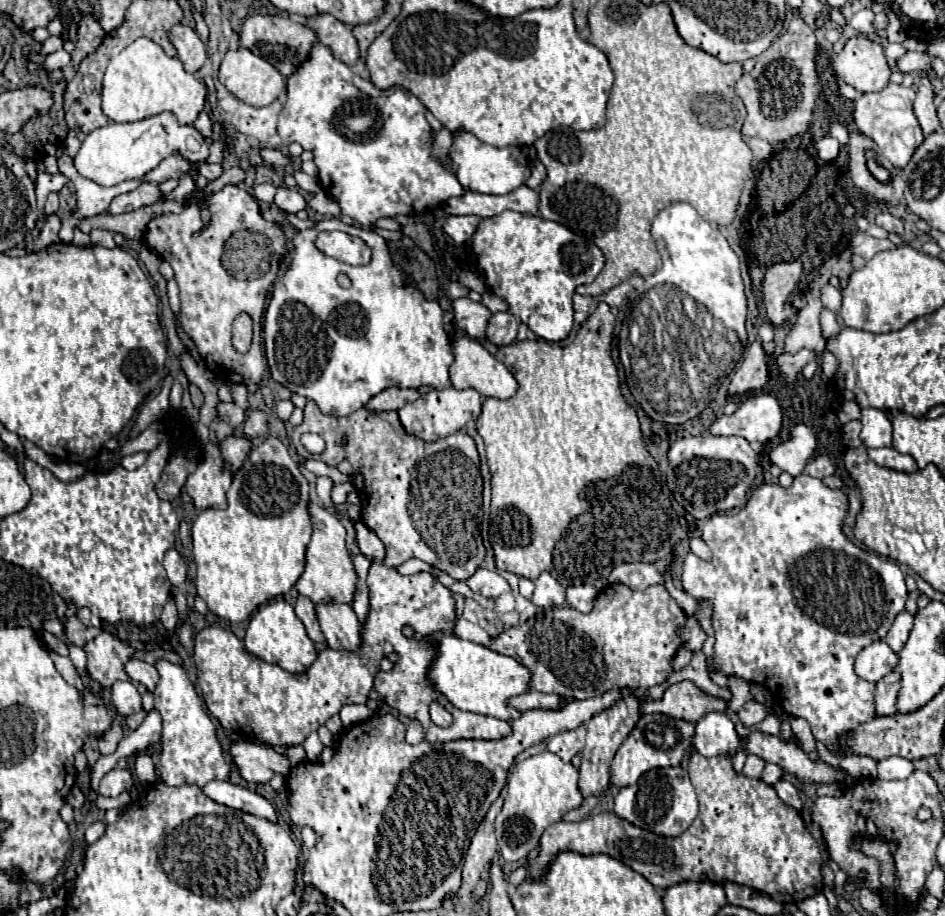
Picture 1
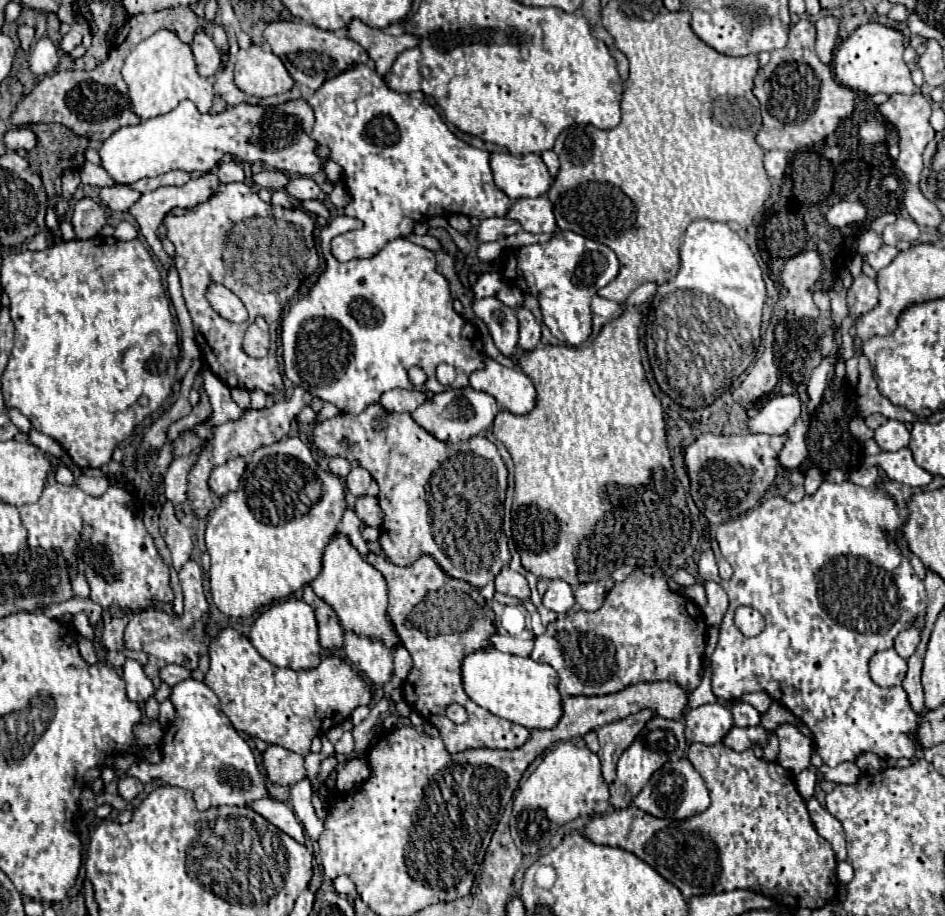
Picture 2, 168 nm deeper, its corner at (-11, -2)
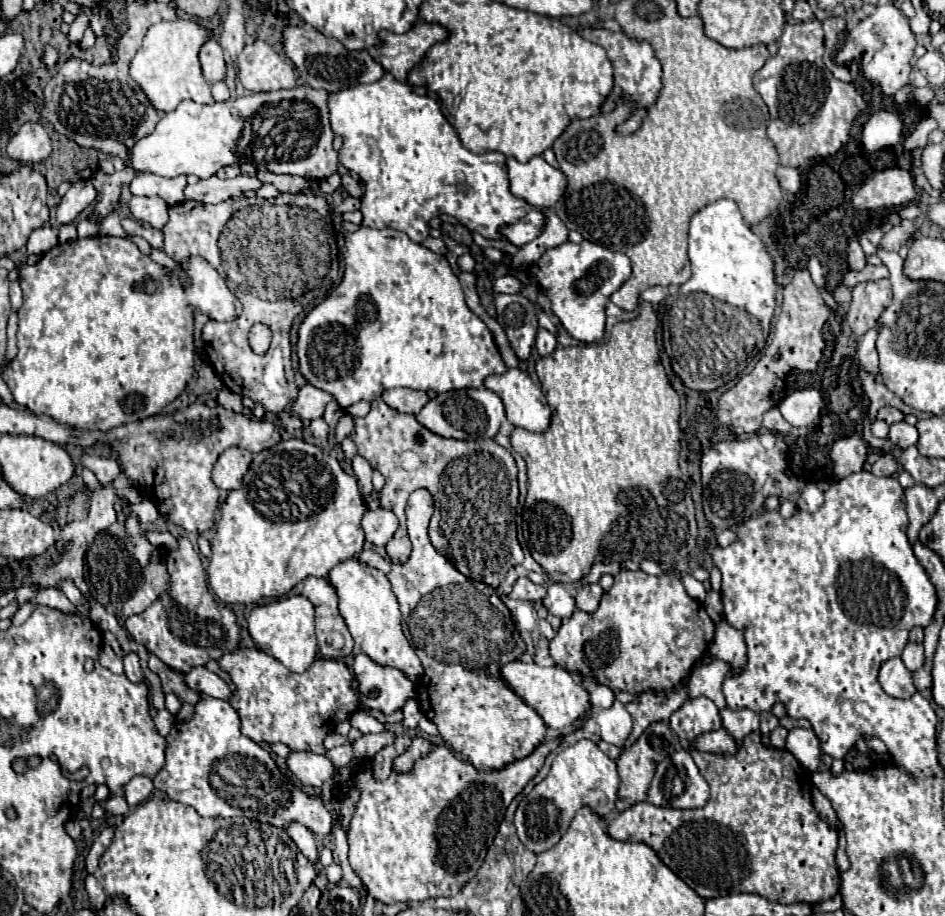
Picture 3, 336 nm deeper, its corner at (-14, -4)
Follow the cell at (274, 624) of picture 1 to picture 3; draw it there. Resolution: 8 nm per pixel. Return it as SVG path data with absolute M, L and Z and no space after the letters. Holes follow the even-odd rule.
M290 596L264 606L256 606L248 618L248 630L256 648L274 656L292 672L304 672L316 660L318 642L314 628L314 606L304 596Z

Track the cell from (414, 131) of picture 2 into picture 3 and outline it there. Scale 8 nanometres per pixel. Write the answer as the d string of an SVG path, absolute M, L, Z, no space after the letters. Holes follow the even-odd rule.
M388 72L374 84L358 84L354 88L328 94L328 108L332 132L344 140L344 146L338 152L340 164L350 172L356 172L366 186L360 208L364 214L364 226L378 230L394 228L406 232L414 242L422 242L428 238L430 218L450 214L468 230L476 230L490 240L500 240L500 226L514 224L530 212L530 204L512 196L508 190L506 156L502 152L474 154L466 150L454 128L444 118L438 102L430 96L418 96L410 84L394 80Z

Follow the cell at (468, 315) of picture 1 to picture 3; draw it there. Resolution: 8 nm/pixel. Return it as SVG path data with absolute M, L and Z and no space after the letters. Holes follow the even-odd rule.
M502 294L494 298L496 320L504 328L514 354L526 360L534 346L536 336L536 306L520 294Z

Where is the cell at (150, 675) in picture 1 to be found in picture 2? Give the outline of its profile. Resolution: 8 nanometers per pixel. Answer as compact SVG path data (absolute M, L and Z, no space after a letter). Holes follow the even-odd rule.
M165 666L159 670L159 676L163 682L167 682L169 686L175 686L187 678L191 678L191 670L183 668L183 666Z

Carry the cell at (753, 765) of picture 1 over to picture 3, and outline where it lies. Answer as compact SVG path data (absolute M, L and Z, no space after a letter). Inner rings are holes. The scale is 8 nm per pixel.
M784 726L774 728L772 734L770 734L770 746L782 750L782 748L784 748L784 742L786 742L786 736L788 736L788 730L786 730Z

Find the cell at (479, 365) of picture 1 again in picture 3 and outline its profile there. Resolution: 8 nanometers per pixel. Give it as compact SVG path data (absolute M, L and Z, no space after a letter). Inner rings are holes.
M510 368L504 374L488 376L484 386L502 398L510 424L530 432L544 432L548 428L550 406L540 386L526 372Z

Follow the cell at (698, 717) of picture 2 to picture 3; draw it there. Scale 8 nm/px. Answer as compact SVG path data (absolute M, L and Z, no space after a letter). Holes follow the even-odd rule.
M700 696L700 698L694 698L694 700L686 700L670 716L670 728L680 738L684 738L688 742L694 742L704 732L712 732L712 730L720 730L722 728L720 710L706 696ZM686 718L690 720L690 730L688 732L686 732Z

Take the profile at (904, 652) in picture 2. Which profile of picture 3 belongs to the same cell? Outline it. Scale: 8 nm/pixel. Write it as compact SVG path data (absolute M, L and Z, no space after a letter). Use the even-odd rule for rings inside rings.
M908 642L900 658L902 658L902 662L906 664L906 668L908 668L910 672L916 672L916 670L924 664L922 644L918 644L918 642Z

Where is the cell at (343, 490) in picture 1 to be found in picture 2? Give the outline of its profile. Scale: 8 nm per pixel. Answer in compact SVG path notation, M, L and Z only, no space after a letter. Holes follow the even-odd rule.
M359 496L355 500L355 512L357 512L359 520L365 526L381 528L381 524L383 524L383 510L381 510L377 498L373 498L373 496Z

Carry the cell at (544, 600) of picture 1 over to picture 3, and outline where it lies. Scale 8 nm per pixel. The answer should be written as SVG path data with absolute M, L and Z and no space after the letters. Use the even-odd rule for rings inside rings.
M550 584L548 586L548 594L542 600L546 610L558 618L570 618L576 610L576 602L574 598L564 590L562 584Z

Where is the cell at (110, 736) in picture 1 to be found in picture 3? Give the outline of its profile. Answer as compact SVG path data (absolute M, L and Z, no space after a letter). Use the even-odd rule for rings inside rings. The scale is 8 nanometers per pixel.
M160 710L160 712L156 712L156 716L154 716L154 726L156 726L156 732L158 732L160 736L166 736L166 734L170 732L172 722L174 722L174 716L170 716L170 712L166 712L166 710Z

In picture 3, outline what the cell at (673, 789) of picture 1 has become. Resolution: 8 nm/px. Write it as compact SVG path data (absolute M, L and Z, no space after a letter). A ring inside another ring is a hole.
M678 750L672 758L658 764L648 790L648 802L676 810L702 808L710 796L708 784L698 772L688 750Z

